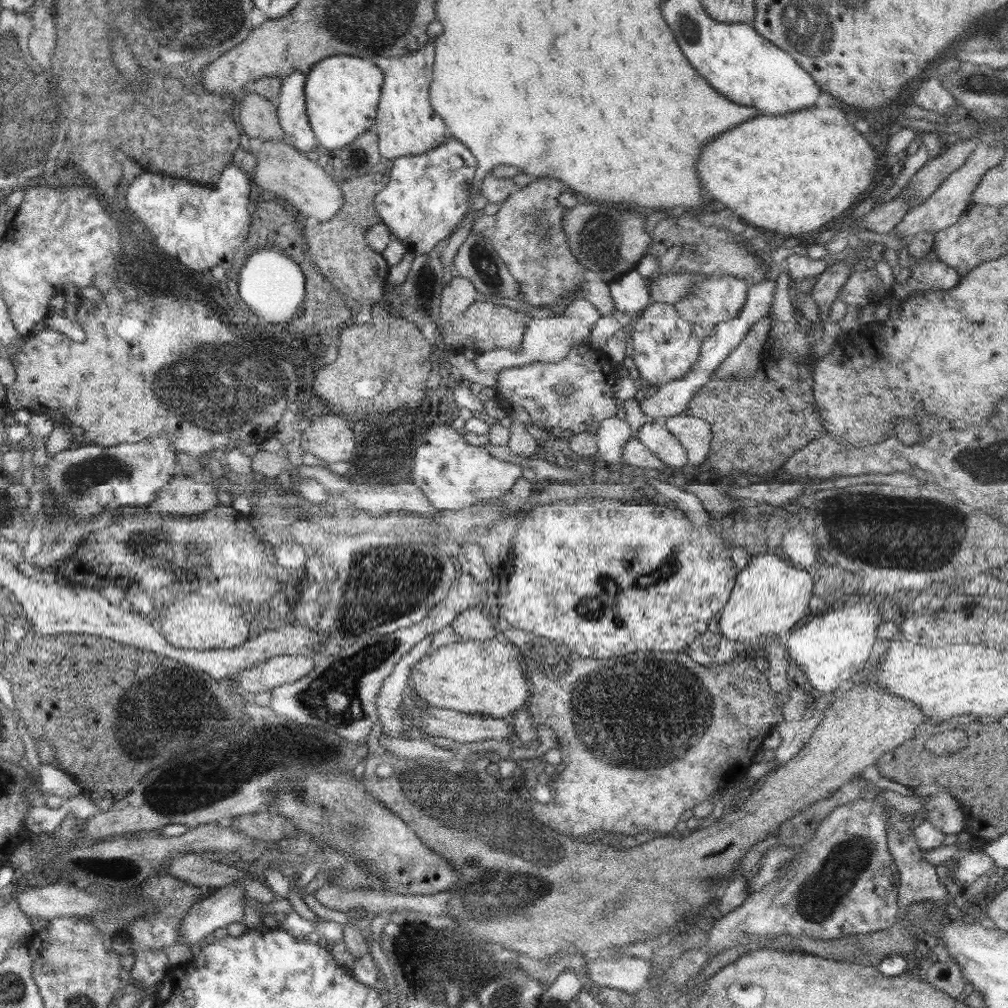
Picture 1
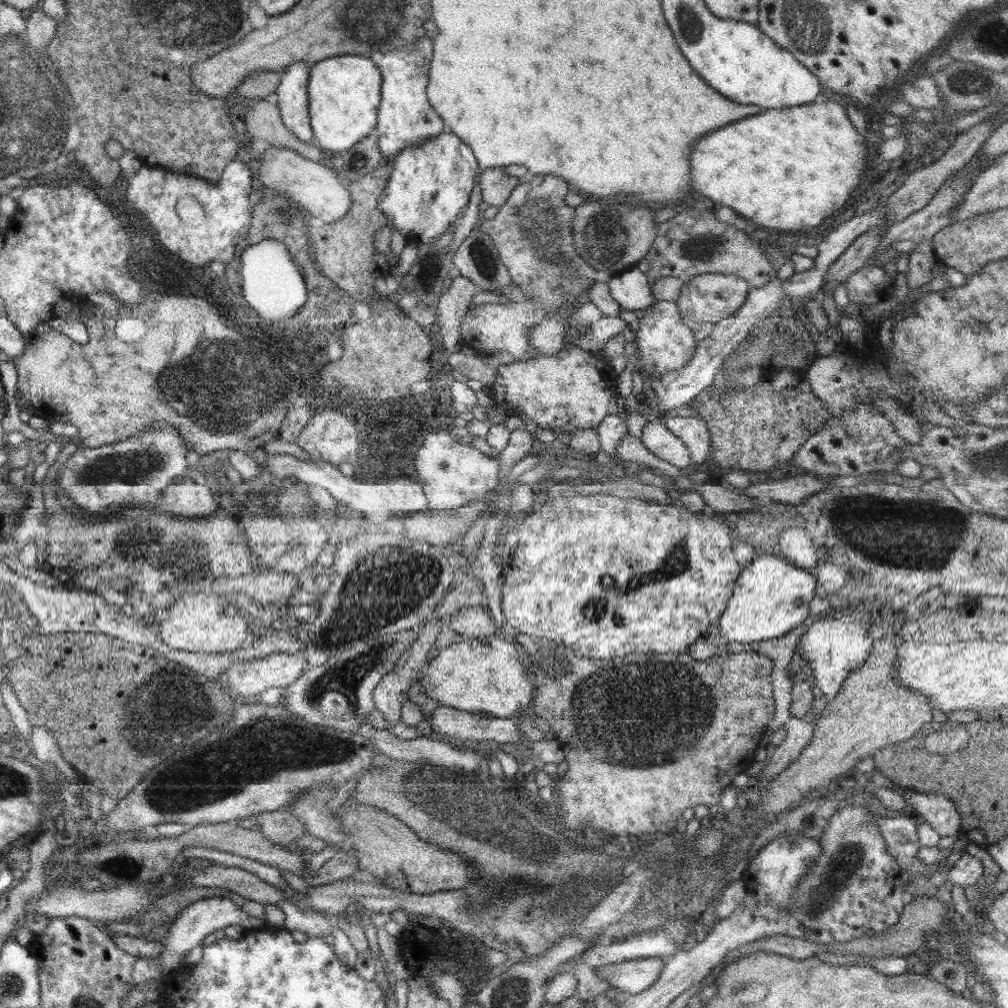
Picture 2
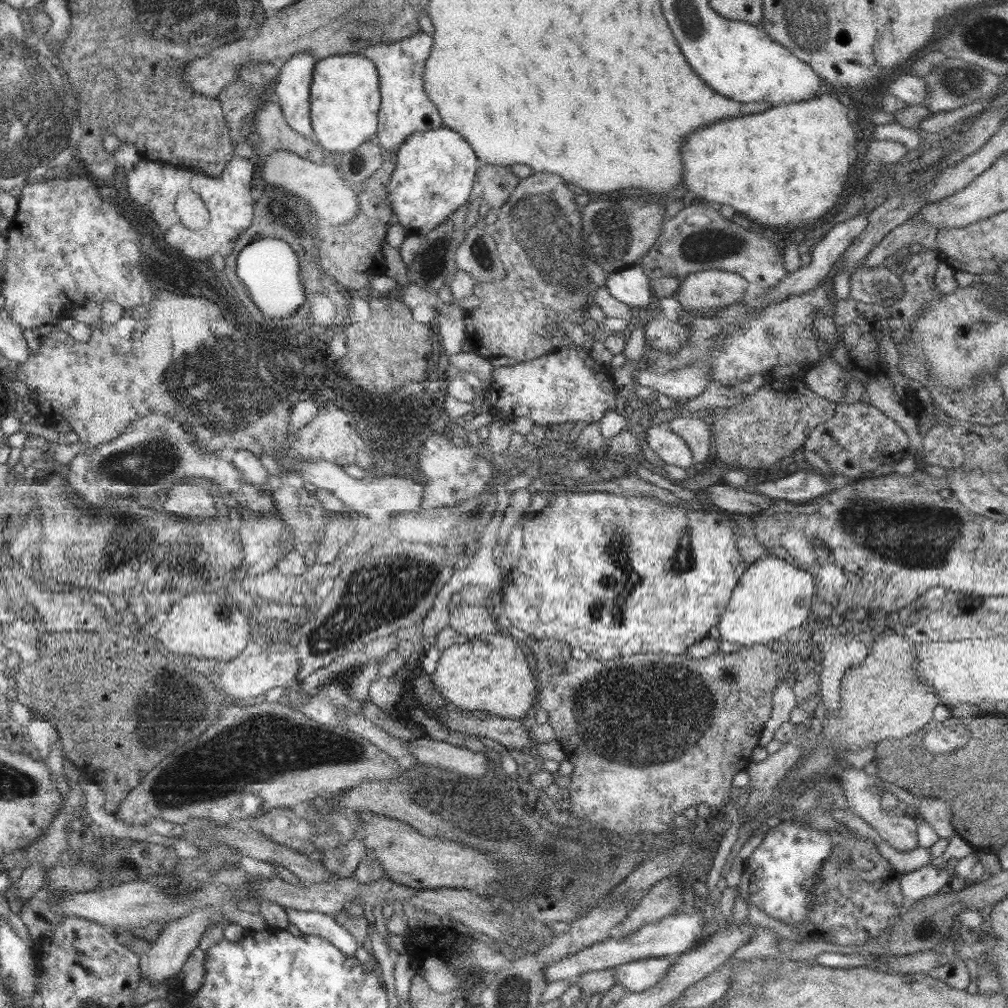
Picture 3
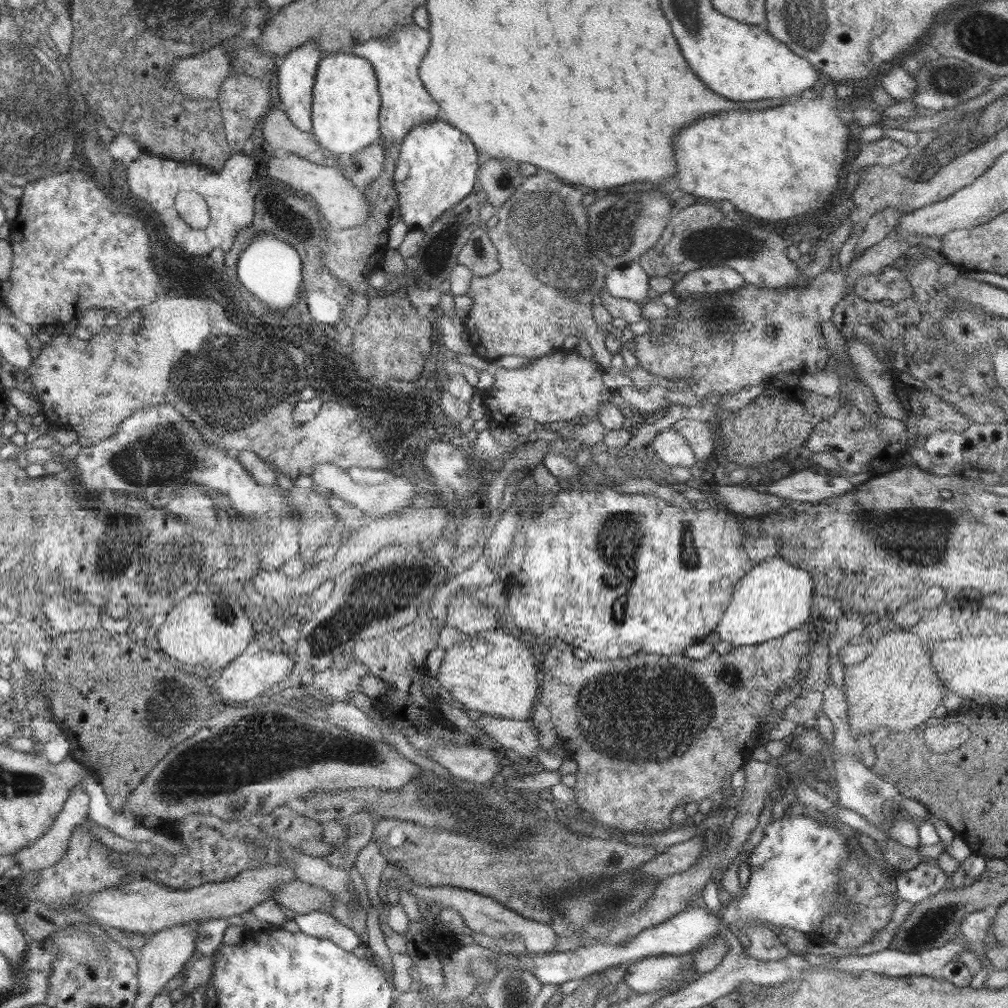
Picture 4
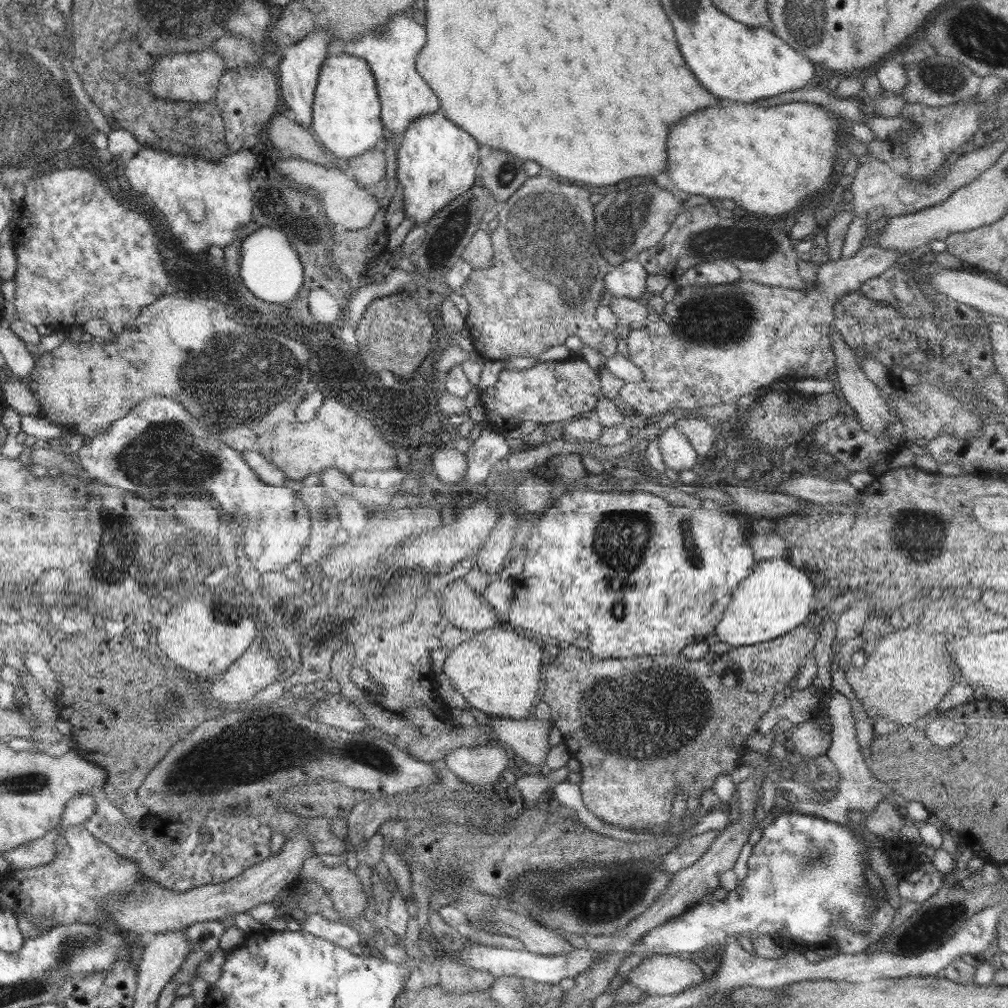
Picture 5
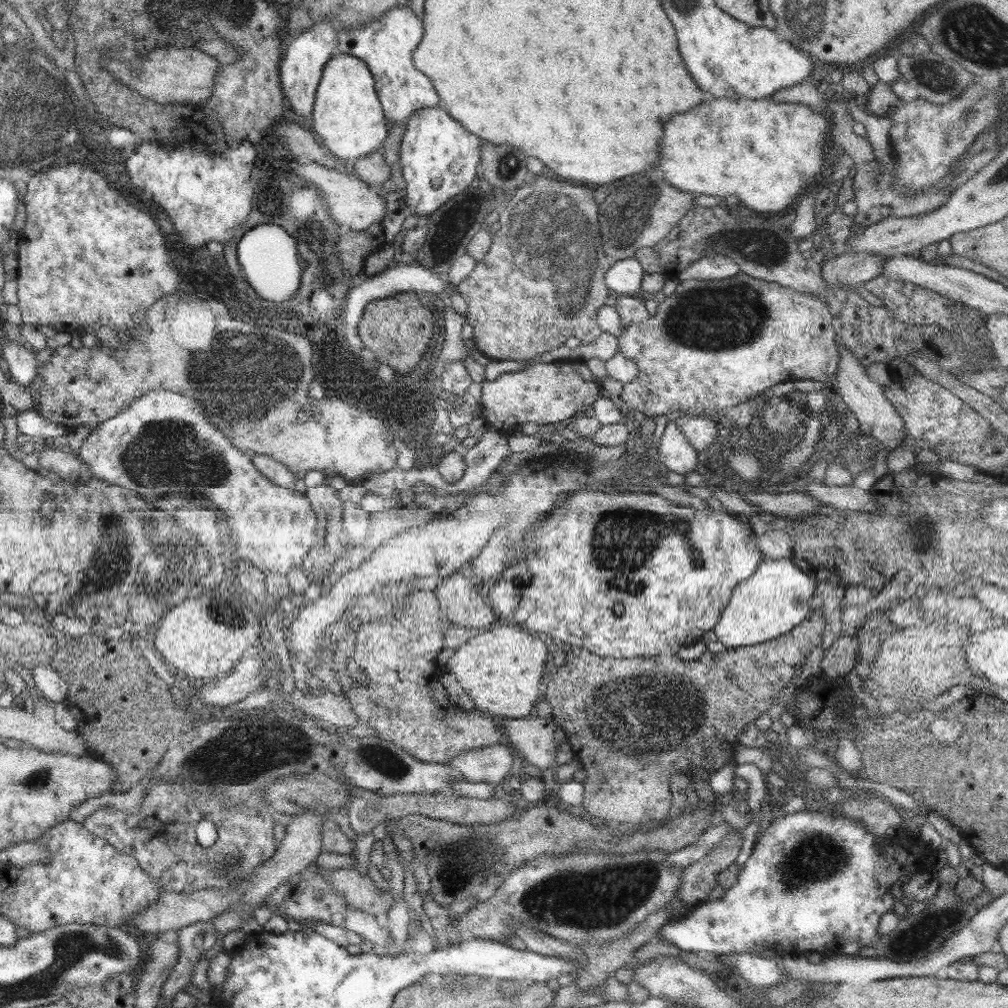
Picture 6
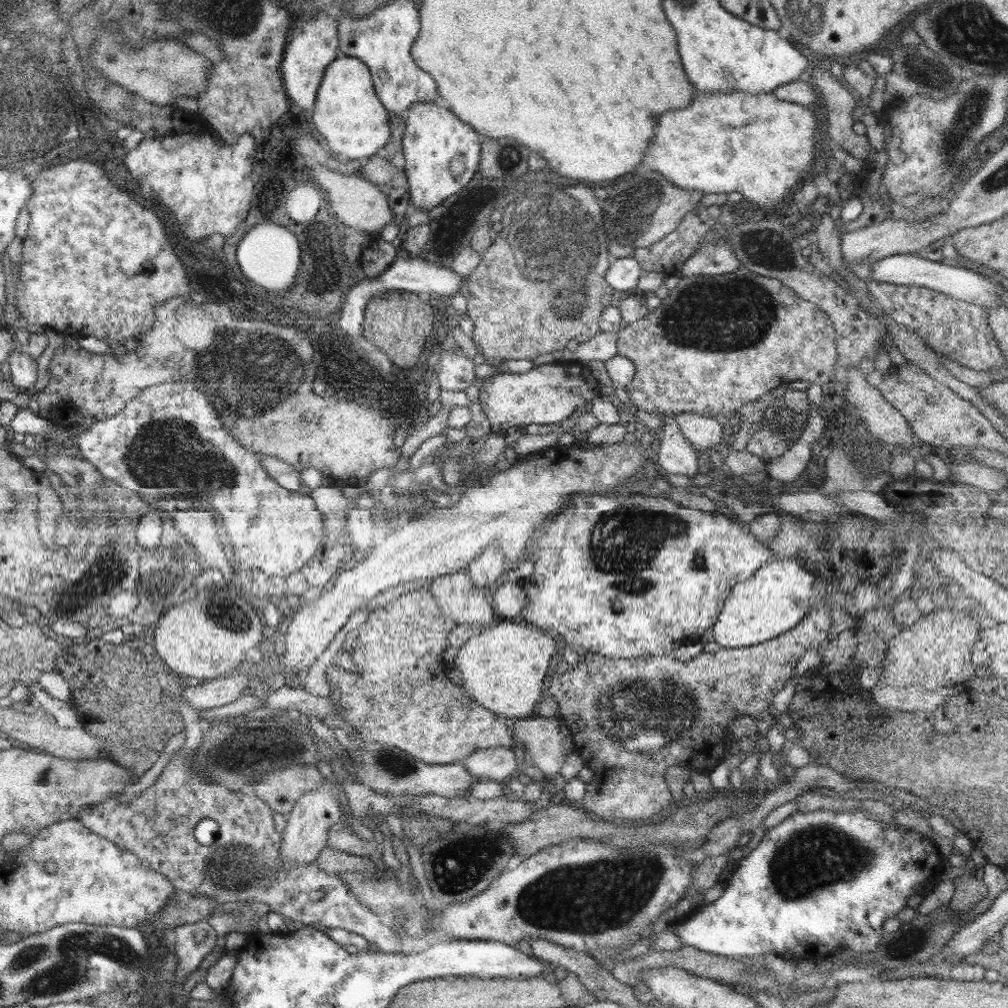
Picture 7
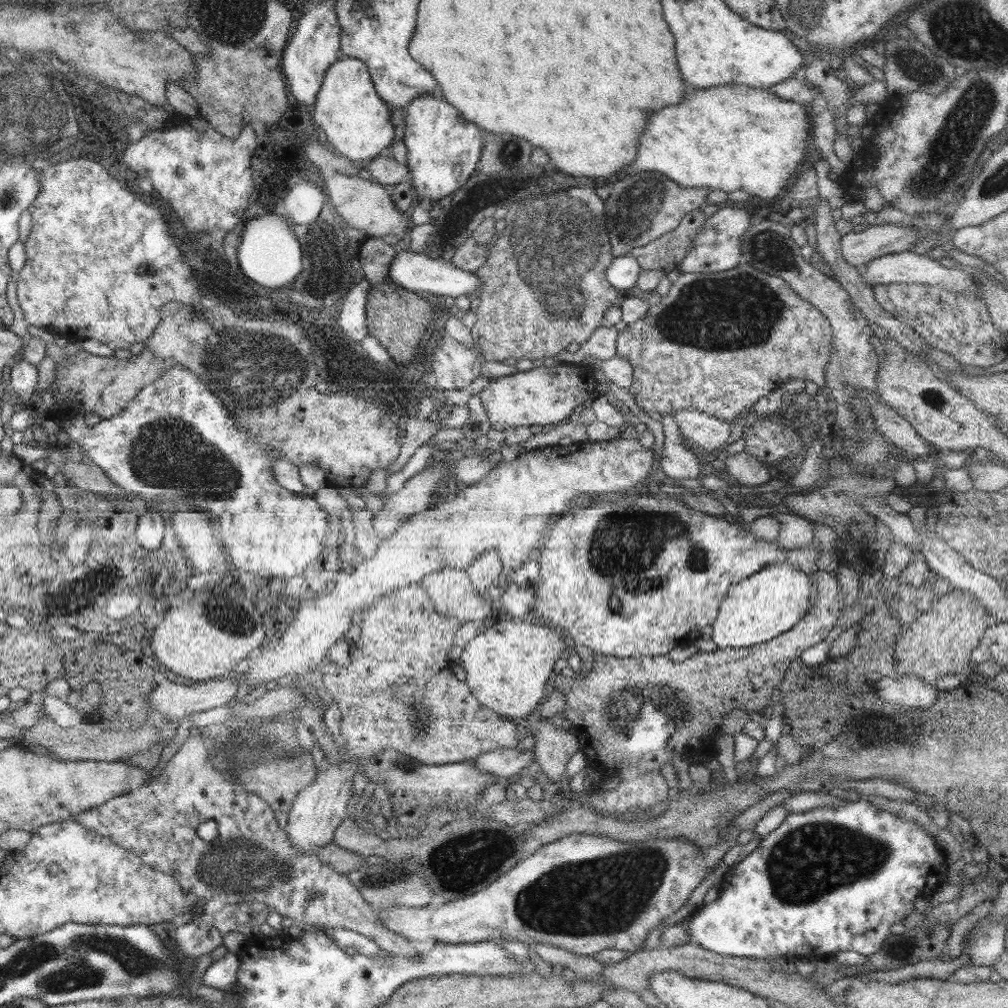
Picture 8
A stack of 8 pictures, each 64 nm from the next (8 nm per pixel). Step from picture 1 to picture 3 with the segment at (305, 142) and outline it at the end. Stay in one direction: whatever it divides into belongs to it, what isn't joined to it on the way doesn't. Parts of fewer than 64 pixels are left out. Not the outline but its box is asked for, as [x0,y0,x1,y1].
[272,52,317,137]

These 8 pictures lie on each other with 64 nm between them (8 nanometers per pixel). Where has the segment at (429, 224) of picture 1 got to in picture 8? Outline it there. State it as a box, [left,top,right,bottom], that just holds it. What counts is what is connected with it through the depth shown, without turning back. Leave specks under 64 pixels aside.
[403,93,483,203]

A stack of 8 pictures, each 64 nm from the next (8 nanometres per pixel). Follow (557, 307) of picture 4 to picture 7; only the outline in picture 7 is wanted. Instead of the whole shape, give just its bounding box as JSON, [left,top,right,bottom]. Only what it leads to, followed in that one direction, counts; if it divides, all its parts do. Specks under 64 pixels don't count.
[459,182,614,362]

